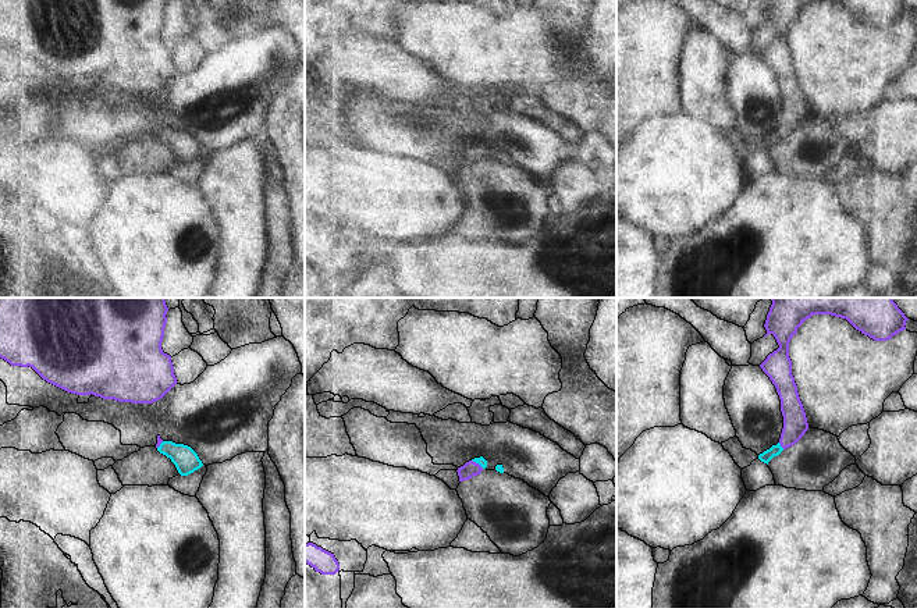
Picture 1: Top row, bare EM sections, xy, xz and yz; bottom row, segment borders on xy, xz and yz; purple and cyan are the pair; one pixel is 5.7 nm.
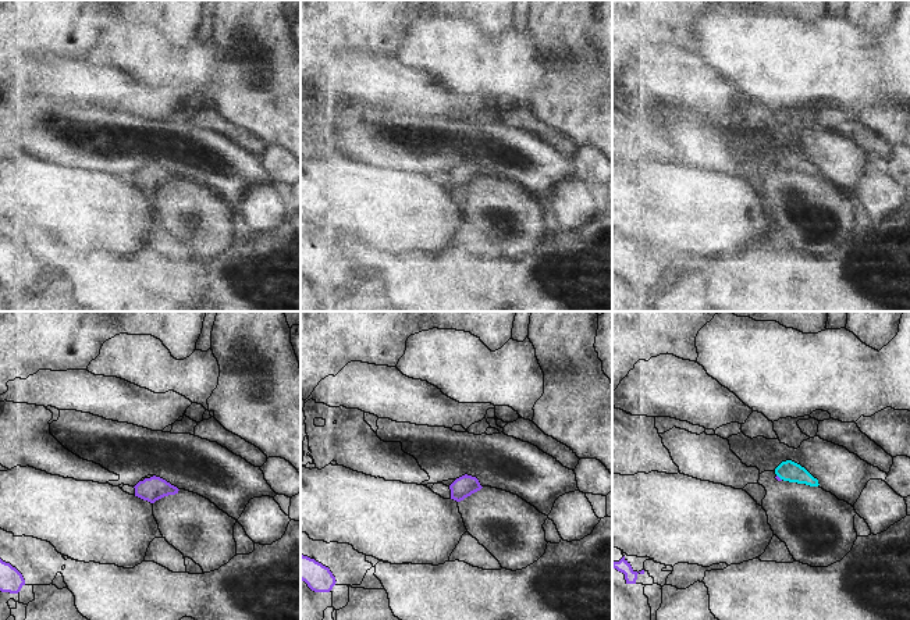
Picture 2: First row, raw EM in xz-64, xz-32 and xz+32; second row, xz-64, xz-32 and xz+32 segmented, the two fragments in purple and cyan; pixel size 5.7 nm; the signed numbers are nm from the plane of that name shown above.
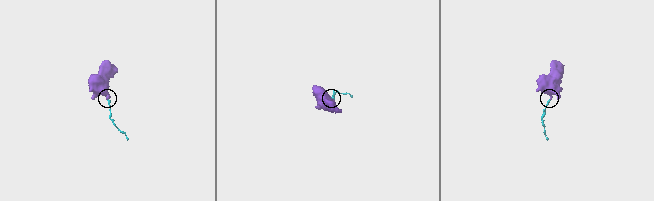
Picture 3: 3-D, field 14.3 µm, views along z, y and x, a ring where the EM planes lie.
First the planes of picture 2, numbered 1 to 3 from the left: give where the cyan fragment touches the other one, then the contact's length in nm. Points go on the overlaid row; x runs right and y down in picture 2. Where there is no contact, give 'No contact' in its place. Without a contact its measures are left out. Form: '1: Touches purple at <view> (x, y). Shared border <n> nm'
1: No contact
2: No contact
3: Touches purple at xz+32 (778, 477). Shared border 50 nm.

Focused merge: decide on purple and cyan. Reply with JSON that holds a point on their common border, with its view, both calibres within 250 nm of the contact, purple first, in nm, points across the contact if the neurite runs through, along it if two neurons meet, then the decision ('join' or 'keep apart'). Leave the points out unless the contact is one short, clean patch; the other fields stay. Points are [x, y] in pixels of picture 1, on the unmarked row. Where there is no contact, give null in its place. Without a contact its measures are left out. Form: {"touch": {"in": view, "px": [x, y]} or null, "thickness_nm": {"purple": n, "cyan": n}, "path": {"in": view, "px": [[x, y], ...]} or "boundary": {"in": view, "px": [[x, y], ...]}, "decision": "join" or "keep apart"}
{"touch": {"in": "yz", "px": [781, 134]}, "thickness_nm": {"purple": 140, "cyan": 70}, "path": {"in": "yz", "px": [[795, 112], [792, 121], [781, 134], [766, 145]]}, "decision": "join"}

